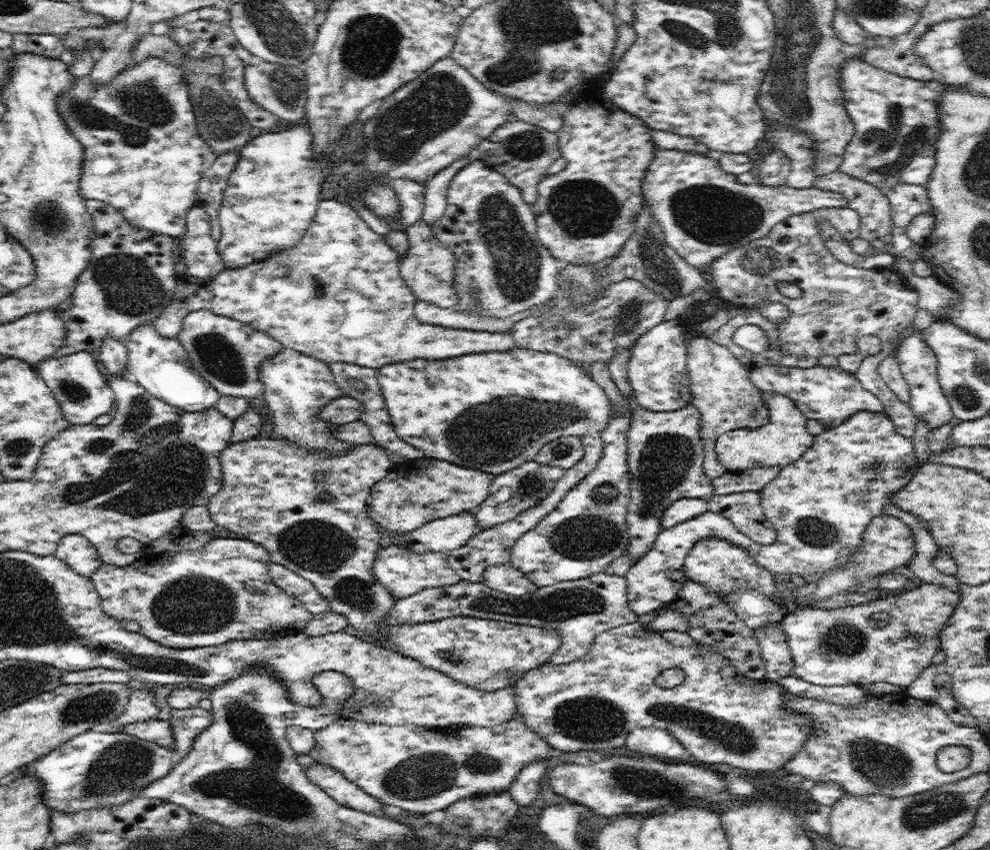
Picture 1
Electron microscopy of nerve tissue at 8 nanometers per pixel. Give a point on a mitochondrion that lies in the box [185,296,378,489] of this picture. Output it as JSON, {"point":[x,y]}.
{"point":[219,358]}

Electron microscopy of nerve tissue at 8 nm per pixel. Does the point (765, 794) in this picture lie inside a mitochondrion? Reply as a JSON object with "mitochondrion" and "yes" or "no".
{"mitochondrion":"no"}

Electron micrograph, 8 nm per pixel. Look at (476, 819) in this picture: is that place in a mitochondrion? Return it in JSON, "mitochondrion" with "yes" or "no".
{"mitochondrion":"no"}

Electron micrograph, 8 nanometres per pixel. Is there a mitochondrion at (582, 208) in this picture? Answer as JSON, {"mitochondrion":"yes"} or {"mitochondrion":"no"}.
{"mitochondrion":"yes"}

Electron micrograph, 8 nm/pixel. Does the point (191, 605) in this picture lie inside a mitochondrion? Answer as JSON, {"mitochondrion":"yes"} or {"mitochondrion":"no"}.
{"mitochondrion":"yes"}

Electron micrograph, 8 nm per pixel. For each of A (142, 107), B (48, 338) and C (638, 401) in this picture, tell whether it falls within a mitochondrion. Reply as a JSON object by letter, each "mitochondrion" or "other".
{"A":"mitochondrion","B":"other","C":"other"}

